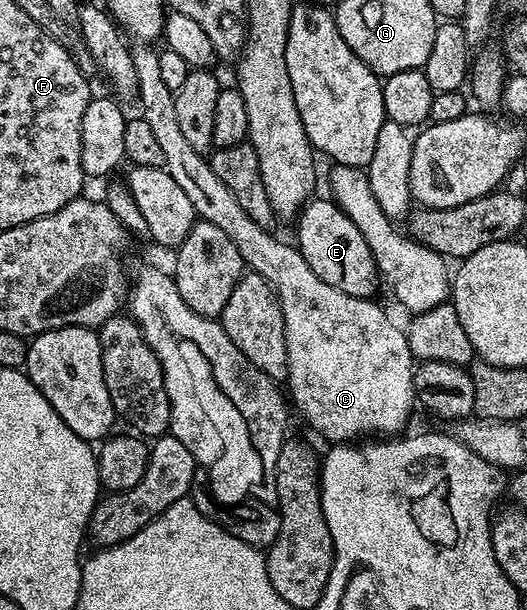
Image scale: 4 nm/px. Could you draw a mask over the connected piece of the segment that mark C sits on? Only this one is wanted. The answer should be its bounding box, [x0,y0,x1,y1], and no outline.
[132,45,415,445]

